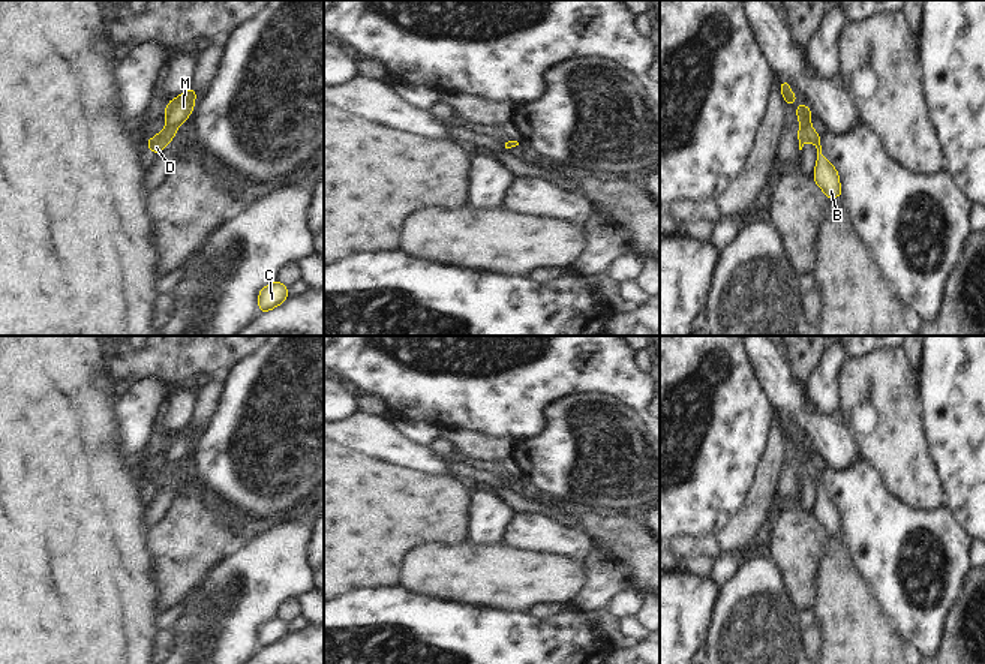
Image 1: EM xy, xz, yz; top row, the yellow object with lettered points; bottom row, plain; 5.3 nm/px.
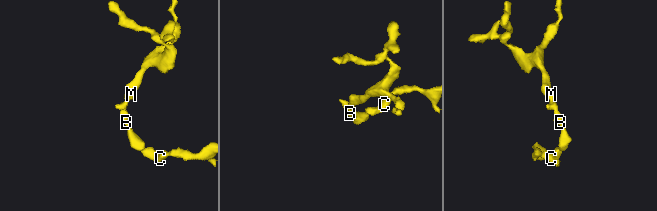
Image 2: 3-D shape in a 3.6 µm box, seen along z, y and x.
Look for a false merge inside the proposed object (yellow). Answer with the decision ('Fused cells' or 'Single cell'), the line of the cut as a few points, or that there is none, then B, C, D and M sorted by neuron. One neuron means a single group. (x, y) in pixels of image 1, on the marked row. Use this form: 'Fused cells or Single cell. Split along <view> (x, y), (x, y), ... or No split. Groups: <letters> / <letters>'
Single cell. No split. Groups: B C D M.

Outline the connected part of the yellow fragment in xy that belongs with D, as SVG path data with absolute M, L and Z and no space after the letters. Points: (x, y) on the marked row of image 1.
M187 88L180 96L171 99L165 106L165 121L166 126L153 138L145 141L145 145L159 154L168 142L171 142L177 133L177 127L189 118L195 111L193 103L196 100L196 90Z

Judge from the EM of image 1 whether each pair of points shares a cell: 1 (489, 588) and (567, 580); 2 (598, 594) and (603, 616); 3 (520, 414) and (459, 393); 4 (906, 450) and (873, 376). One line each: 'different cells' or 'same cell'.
1: same cell
2: different cells
3: same cell
4: same cell

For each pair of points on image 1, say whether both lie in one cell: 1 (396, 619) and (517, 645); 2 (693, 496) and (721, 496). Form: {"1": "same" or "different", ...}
{"1": "same", "2": "same"}

